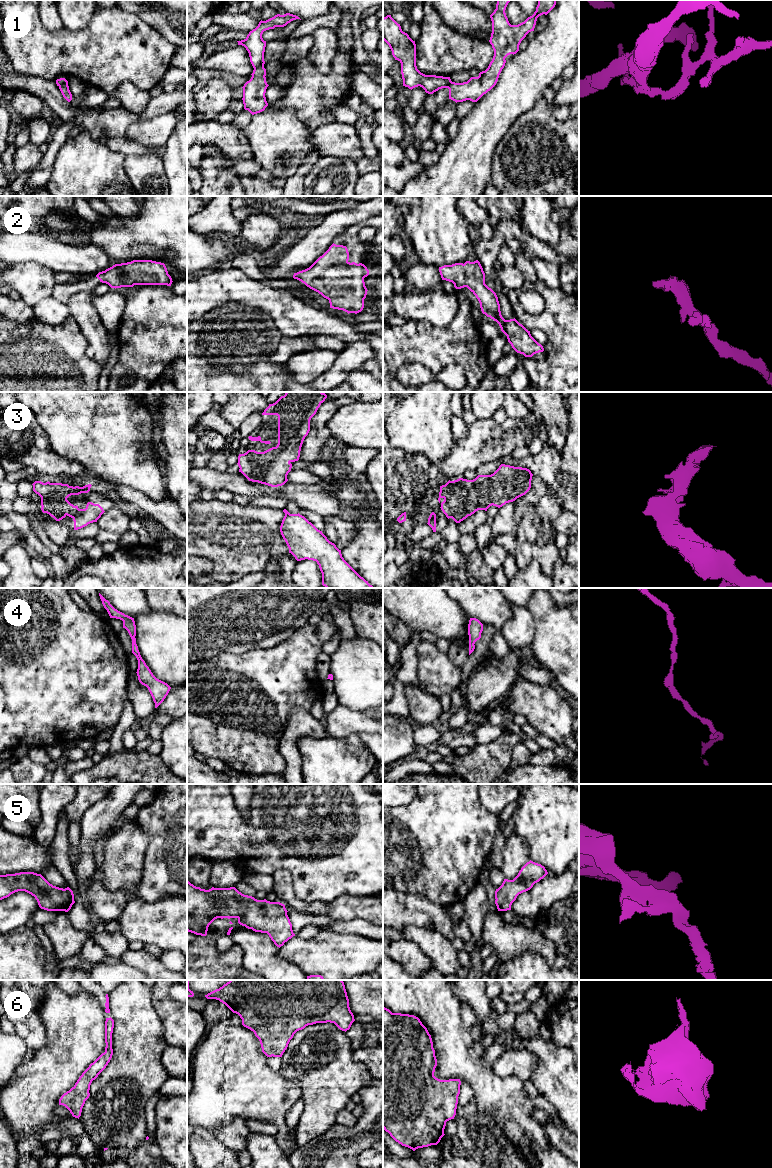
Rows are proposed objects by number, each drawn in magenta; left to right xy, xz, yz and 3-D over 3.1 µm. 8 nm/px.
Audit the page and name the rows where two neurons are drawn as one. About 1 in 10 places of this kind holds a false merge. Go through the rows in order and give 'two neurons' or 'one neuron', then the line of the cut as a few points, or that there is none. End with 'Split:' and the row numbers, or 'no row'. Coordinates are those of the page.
1: two neurons; cut xz (263, 65), (254, 68)
2: one neuron; cut none
3: one neuron; cut none
4: one neuron; cut none
5: one neuron; cut none
6: one neuron; cut none
Split: 1

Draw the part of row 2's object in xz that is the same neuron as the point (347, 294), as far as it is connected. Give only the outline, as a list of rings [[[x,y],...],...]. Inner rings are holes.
[[[332,244],[309,268],[293,278],[329,300],[330,308],[359,313],[367,295],[364,278],[369,270],[362,263],[350,263],[346,246]]]

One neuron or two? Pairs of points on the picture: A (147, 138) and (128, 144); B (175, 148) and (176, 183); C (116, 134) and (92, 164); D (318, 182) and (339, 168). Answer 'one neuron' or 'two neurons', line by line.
A: two neurons
B: one neuron
C: two neurons
D: one neuron

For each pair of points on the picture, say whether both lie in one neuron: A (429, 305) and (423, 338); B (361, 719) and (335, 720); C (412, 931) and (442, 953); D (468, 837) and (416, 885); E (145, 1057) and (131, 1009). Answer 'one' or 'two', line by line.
A: two
B: one
C: one
D: one
E: one

